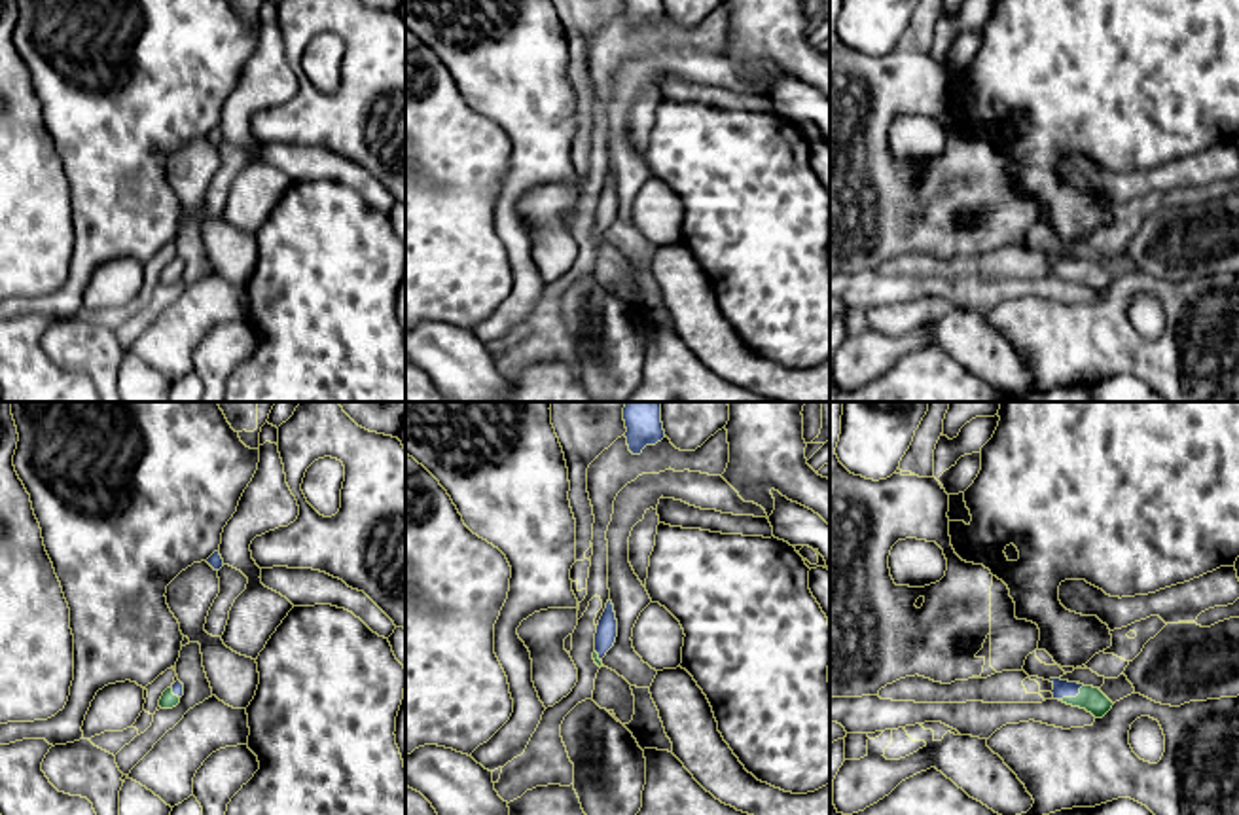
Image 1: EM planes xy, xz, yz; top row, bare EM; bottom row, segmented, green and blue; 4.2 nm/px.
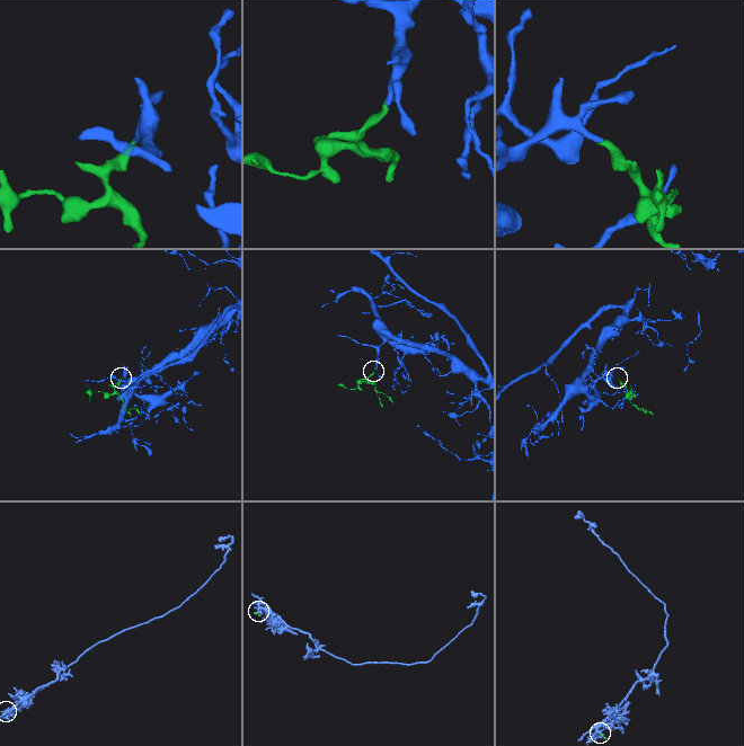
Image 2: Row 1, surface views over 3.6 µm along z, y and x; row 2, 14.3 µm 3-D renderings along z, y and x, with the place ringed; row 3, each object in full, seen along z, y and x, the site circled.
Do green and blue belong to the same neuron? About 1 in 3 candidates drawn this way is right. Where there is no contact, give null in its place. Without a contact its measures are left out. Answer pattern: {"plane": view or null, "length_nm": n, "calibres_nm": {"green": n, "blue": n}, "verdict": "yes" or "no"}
{"plane": "yz", "length_nm": 120, "calibres_nm": {"green": 100, "blue": 80}, "verdict": "yes"}

